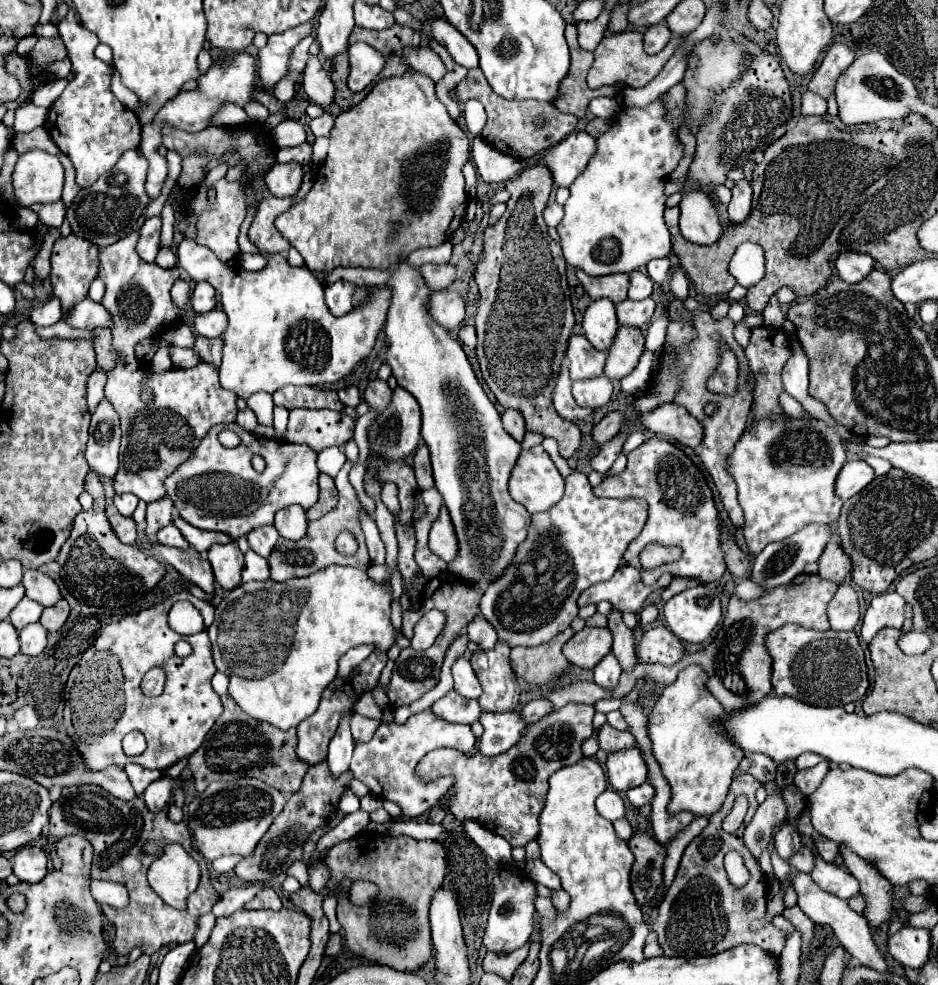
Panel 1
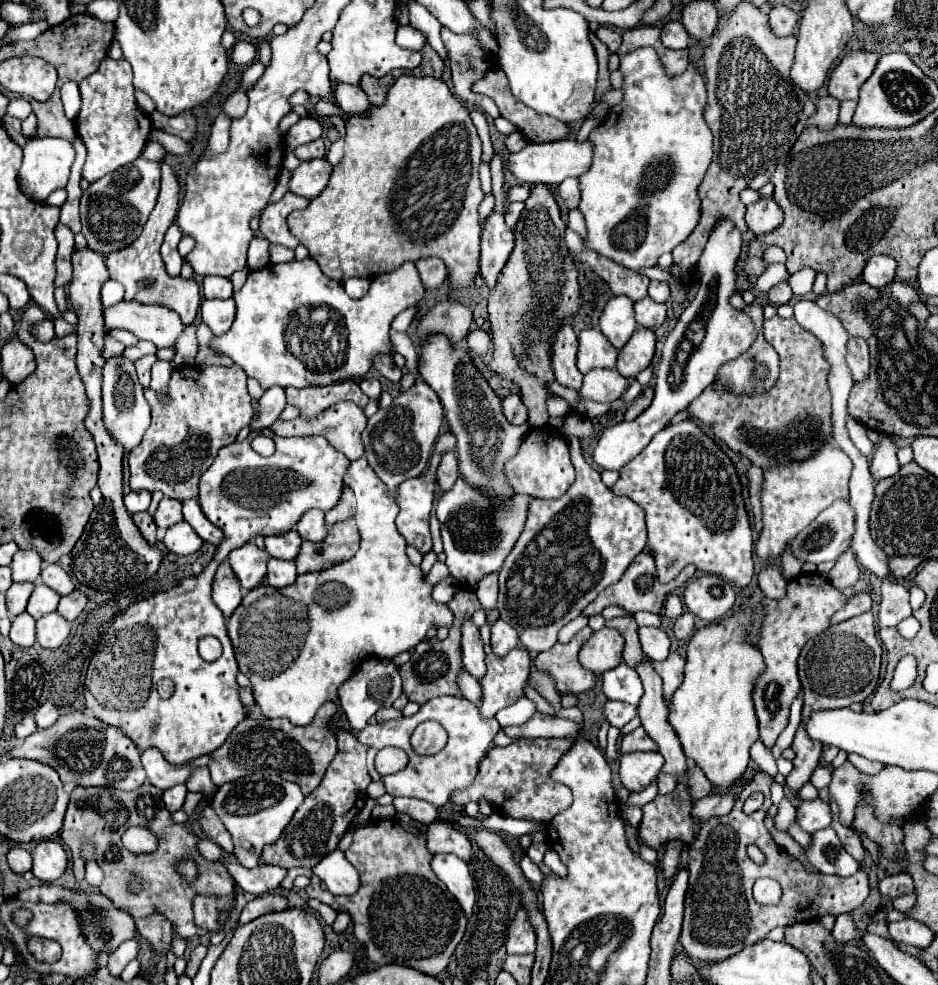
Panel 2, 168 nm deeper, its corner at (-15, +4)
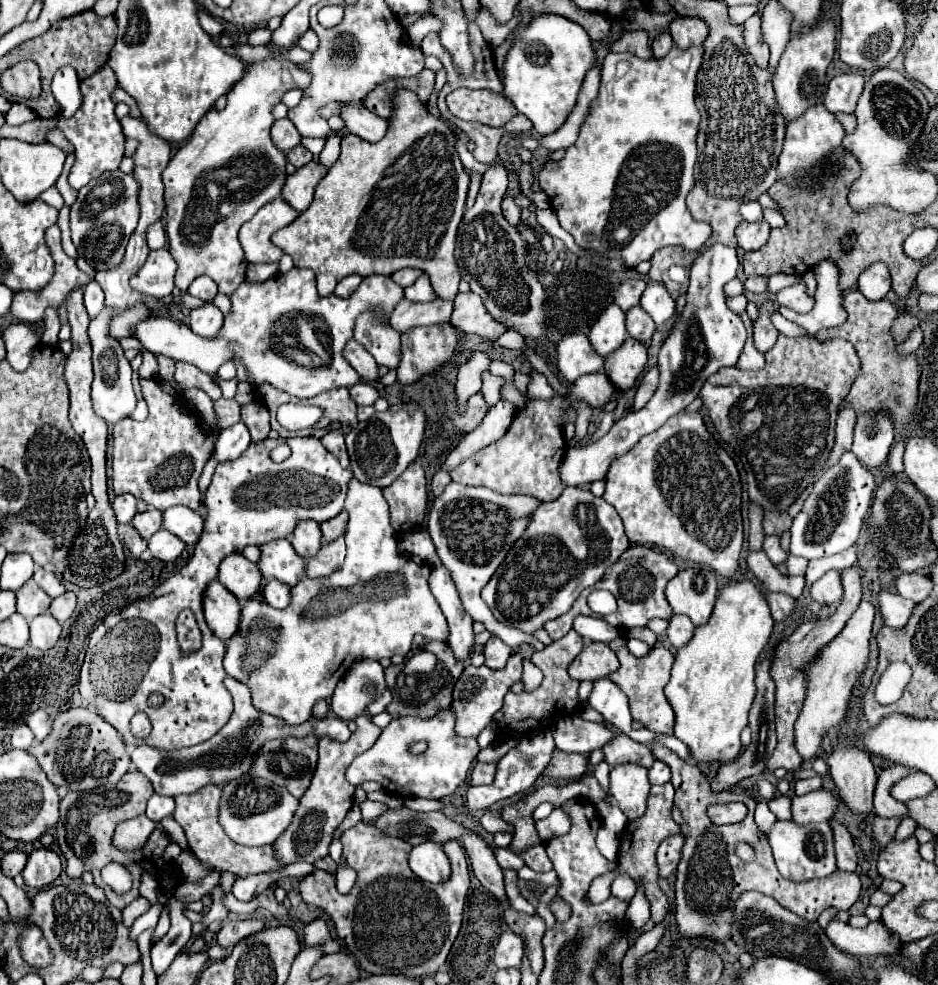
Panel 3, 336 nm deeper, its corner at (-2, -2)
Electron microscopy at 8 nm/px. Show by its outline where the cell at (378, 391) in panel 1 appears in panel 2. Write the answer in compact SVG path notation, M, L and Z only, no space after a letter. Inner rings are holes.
M379 355L379 357L375 357L373 367L375 367L385 379L389 379L389 381L393 381L393 383L399 383L399 379L401 379L401 369L393 363L393 357L391 357L391 355Z

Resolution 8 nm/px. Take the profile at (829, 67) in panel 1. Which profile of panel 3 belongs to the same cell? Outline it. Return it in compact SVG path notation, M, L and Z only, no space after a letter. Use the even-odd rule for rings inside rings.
M840 73L828 83L824 105L832 113L854 113L864 89L862 73Z

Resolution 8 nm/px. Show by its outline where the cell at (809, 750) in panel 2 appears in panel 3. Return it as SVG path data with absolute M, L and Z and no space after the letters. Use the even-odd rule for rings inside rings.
M862 601L856 613L850 617L846 627L840 635L820 653L820 657L808 669L808 693L802 707L802 713L796 721L796 749L808 761L818 751L822 737L828 729L836 727L846 713L846 705L852 697L852 689L858 683L862 671L866 669L868 659L868 641L872 637L872 623L874 623L876 609L870 601Z

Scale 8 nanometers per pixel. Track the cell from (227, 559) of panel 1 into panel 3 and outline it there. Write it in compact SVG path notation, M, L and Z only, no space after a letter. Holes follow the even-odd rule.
M242 553L228 555L220 565L218 581L238 599L252 599L260 591L262 575L256 563L250 563Z

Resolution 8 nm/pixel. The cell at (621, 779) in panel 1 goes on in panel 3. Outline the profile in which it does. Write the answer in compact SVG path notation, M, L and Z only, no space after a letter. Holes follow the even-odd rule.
M618 765L610 771L610 795L632 821L644 815L646 799L650 793L648 771L640 765Z

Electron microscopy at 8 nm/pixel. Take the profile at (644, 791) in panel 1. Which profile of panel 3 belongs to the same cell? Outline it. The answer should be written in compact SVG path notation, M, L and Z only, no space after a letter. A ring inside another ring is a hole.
M654 761L652 769L648 771L648 779L652 785L662 785L662 783L668 783L670 781L670 767L664 763L664 761Z

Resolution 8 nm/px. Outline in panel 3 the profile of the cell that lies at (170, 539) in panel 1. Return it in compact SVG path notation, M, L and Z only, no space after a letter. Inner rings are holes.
M160 529L158 533L154 533L154 535L148 539L148 549L150 549L152 557L156 557L156 559L160 559L160 561L164 561L164 563L176 561L176 559L182 555L184 547L186 547L186 545L184 545L176 535L172 535L172 533L166 531L166 529Z

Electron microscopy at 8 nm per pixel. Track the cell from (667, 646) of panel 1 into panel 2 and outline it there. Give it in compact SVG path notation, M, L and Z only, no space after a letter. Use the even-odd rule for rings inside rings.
M683 613L681 617L677 617L677 621L675 621L675 625L673 625L673 635L675 635L675 639L679 639L679 641L691 639L693 627L695 627L695 617L693 617L691 613Z

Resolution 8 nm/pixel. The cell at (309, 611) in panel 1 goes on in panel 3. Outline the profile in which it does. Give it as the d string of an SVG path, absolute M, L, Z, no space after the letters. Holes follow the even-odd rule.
M352 479L346 495L346 511L350 515L346 531L348 553L342 569L324 579L302 577L298 587L292 587L292 603L286 611L278 611L258 599L248 599L242 605L240 631L226 645L226 673L252 689L254 707L278 715L290 725L310 719L314 703L332 697L336 683L358 659L404 657L416 635L422 635L428 641L448 641L446 617L428 587L430 565L414 563L396 551L396 537L388 521L390 513L382 489Z

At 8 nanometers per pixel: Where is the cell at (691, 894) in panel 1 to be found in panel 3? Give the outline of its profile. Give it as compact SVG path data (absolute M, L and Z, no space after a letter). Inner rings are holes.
M652 745L652 753L656 759L662 759L672 769L670 783L676 789L672 817L680 825L682 833L686 835L686 847L676 871L676 925L680 935L684 937L708 937L716 941L730 939L730 923L732 923L732 907L734 901L742 891L760 891L764 895L774 897L782 907L794 911L796 915L806 917L808 921L816 921L820 913L828 907L850 909L860 895L860 877L856 873L834 871L828 877L812 879L810 883L794 883L782 879L780 871L776 869L768 839L764 833L758 831L754 823L754 807L756 799L744 793L720 791L714 793L706 775L696 767L696 763L682 761L676 753L666 749L664 745ZM714 801L742 801L748 807L748 815L744 821L734 825L714 825L708 815L706 807ZM744 839L756 849L756 861L744 863L736 857L734 845Z

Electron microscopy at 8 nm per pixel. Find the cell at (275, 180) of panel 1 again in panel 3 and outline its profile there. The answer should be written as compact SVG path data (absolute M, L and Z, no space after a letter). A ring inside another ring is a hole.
M308 163L306 167L300 167L294 175L286 179L286 185L282 189L282 197L298 211L306 211L308 205L312 203L314 189L320 183L320 179L328 173L328 167L322 163Z

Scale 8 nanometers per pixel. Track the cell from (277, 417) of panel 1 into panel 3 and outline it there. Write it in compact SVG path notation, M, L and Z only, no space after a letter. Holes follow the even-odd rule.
M246 403L242 405L242 421L252 433L252 441L260 443L270 433L270 415L264 405L258 403Z

